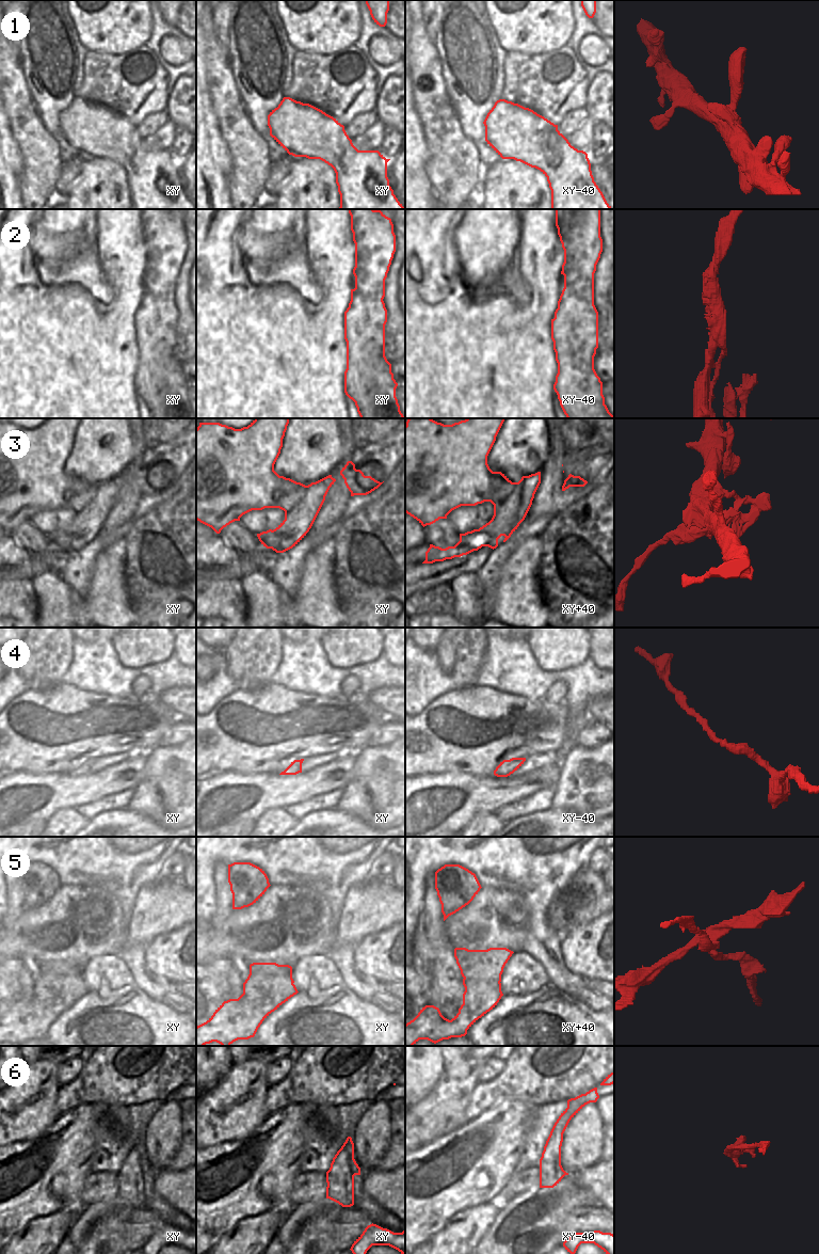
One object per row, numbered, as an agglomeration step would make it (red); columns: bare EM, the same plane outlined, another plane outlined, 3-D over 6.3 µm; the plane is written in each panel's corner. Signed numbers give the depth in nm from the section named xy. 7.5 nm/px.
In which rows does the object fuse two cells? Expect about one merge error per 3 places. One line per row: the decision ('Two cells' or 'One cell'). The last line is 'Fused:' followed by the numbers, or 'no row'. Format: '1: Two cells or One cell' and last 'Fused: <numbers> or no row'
1: One cell
2: Two cells
3: Two cells
4: One cell
5: Two cells
6: Two cells
Fused: 2, 3, 5, 6.

